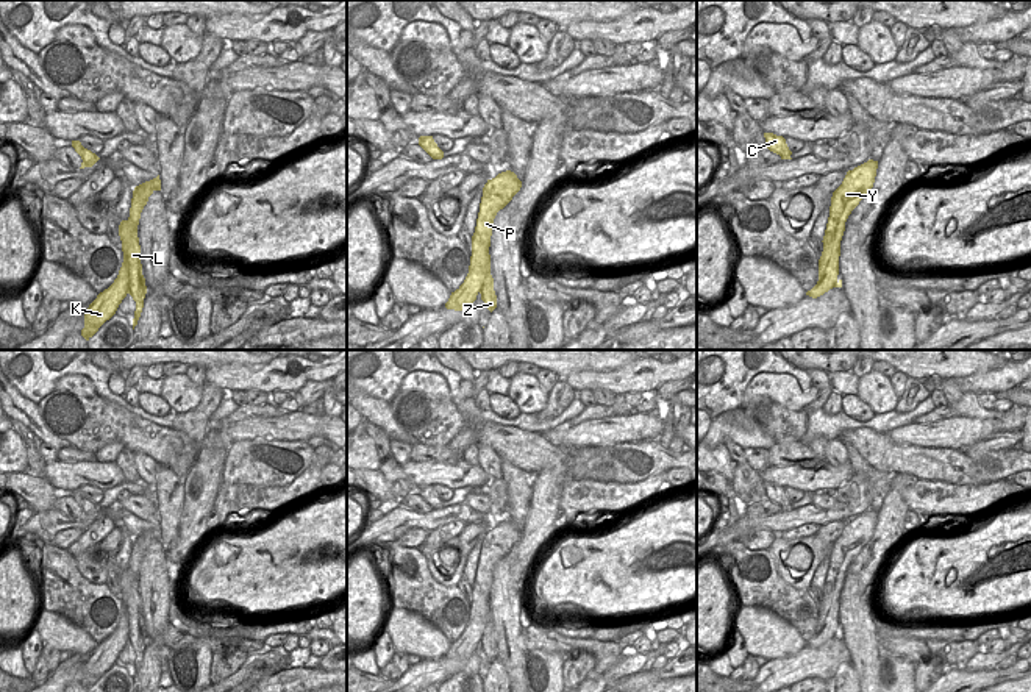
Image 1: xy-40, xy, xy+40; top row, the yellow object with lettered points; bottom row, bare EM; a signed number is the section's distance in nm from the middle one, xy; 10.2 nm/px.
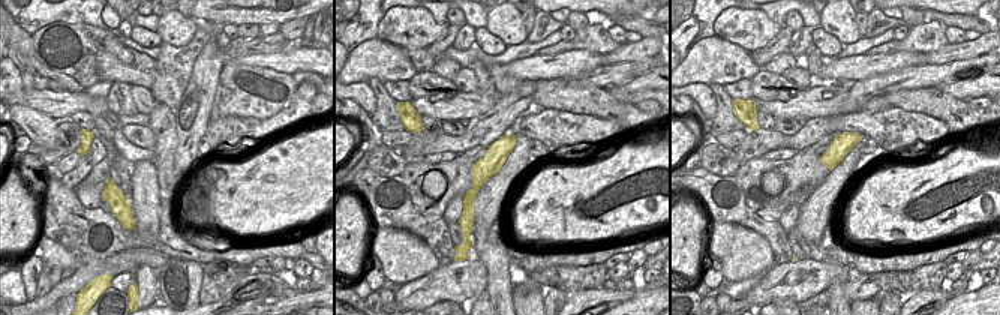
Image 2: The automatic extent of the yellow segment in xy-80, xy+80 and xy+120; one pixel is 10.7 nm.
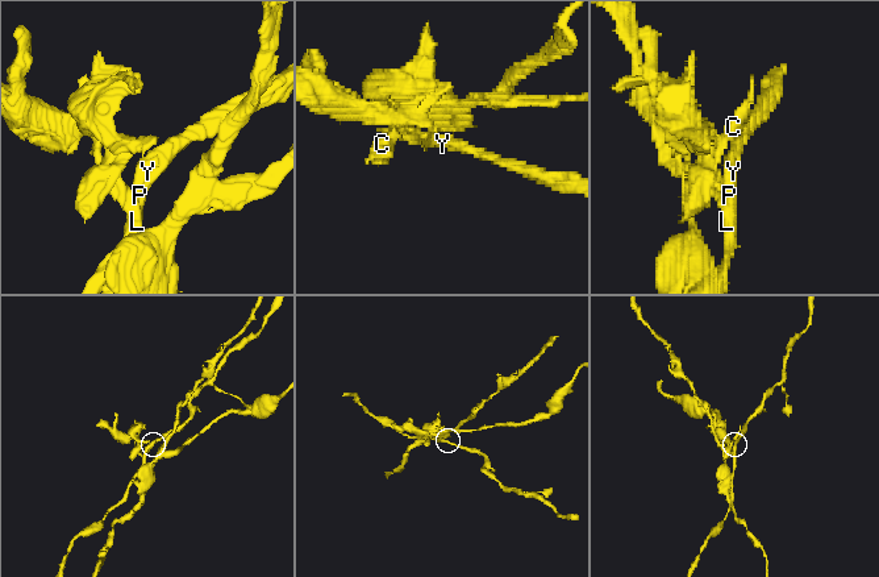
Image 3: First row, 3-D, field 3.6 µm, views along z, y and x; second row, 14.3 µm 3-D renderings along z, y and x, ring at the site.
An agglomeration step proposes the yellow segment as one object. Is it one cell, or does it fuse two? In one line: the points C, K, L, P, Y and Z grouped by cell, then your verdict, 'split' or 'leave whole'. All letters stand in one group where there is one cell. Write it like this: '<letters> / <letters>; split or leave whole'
C L Z / K P Y; split

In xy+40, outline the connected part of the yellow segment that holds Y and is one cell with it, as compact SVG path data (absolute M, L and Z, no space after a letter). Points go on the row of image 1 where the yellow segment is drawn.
M869 159L853 170L848 170L842 184L833 192L825 234L829 247L833 247L839 256L845 222L851 211L873 187L876 169L878 161Z

